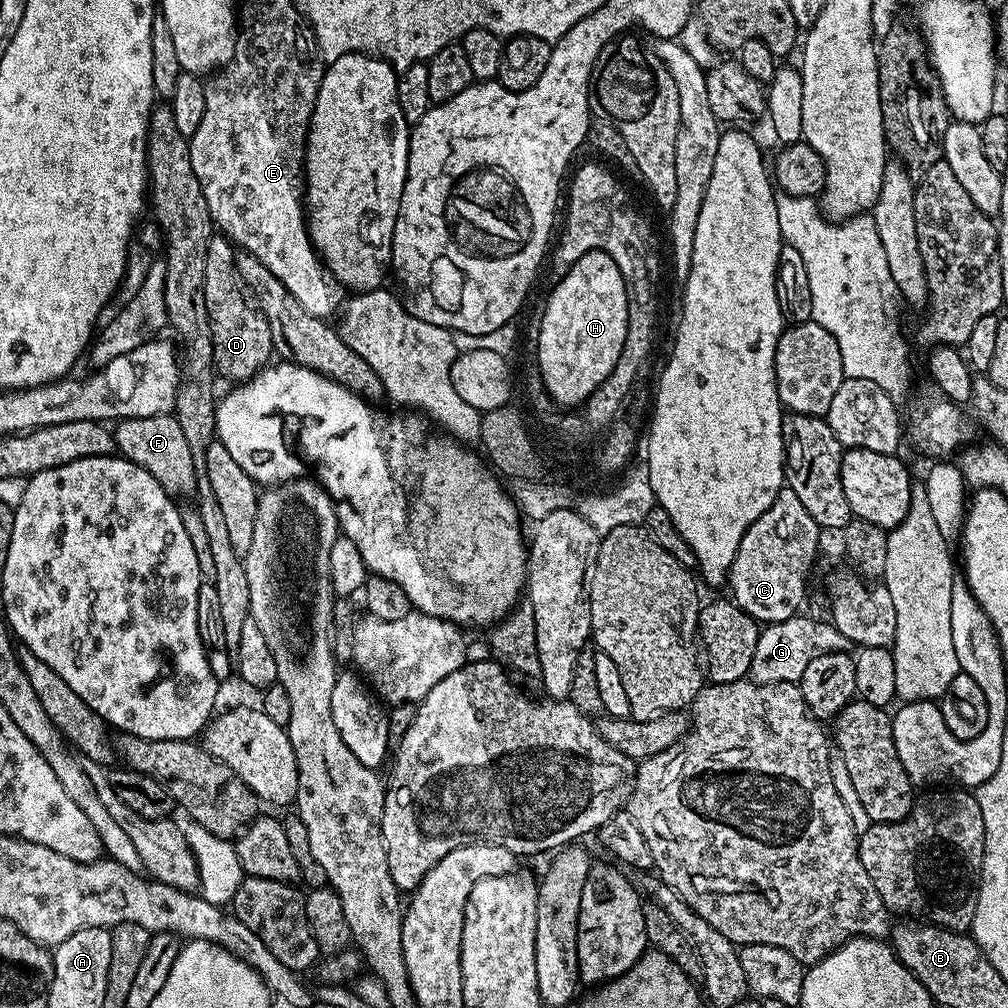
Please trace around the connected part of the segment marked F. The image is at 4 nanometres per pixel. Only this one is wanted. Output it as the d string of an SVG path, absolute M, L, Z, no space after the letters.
M173 413L152 415L150 418L136 418L119 421L113 429L117 451L125 459L142 466L162 486L169 496L195 495L200 484L198 462L190 450L186 434Z

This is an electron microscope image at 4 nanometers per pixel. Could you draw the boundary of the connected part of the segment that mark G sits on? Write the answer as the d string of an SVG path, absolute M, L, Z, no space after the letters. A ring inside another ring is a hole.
M797 614L784 622L767 625L761 629L758 644L751 659L749 675L757 684L790 681L799 683L807 666L820 654L832 651L851 651L852 640L837 632L831 621L808 618L805 614Z

